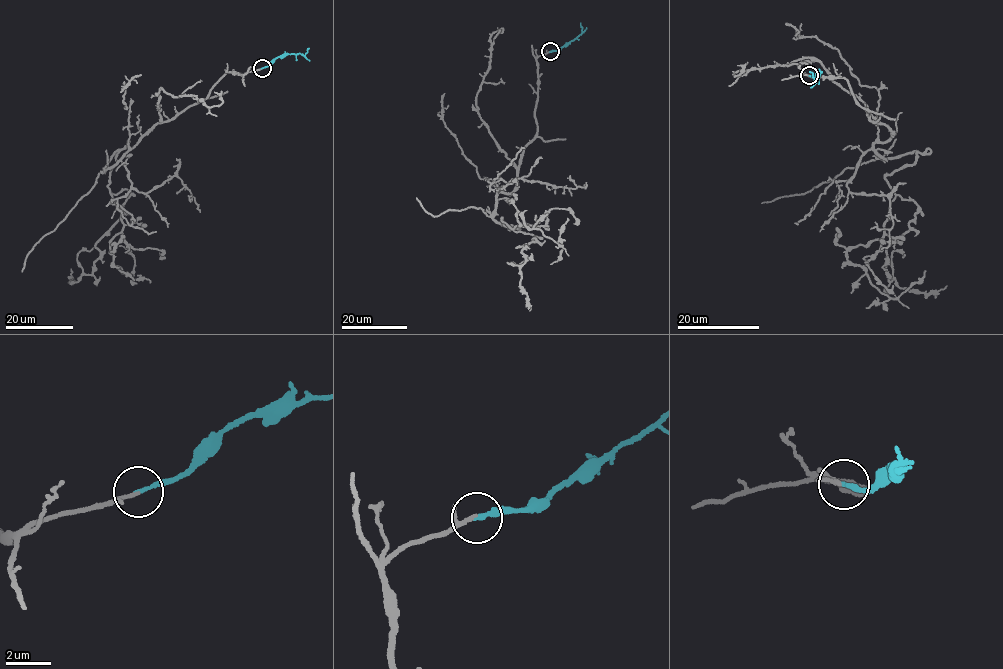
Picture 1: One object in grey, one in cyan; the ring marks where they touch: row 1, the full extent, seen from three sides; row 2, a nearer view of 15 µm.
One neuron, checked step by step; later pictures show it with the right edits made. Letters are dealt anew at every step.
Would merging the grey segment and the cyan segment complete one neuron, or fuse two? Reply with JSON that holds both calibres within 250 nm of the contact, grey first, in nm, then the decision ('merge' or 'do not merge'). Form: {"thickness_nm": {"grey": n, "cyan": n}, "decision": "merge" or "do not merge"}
{"thickness_nm": {"grey": 100, "cyan": 160}, "decision": "merge"}

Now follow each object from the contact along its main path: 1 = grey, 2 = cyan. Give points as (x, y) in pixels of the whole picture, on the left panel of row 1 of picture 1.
1: (262, 68), (228, 71), (105, 169), (114, 152), (124, 212), (93, 273), (70, 268)
2: (262, 68), (288, 54), (304, 55), (308, 47)

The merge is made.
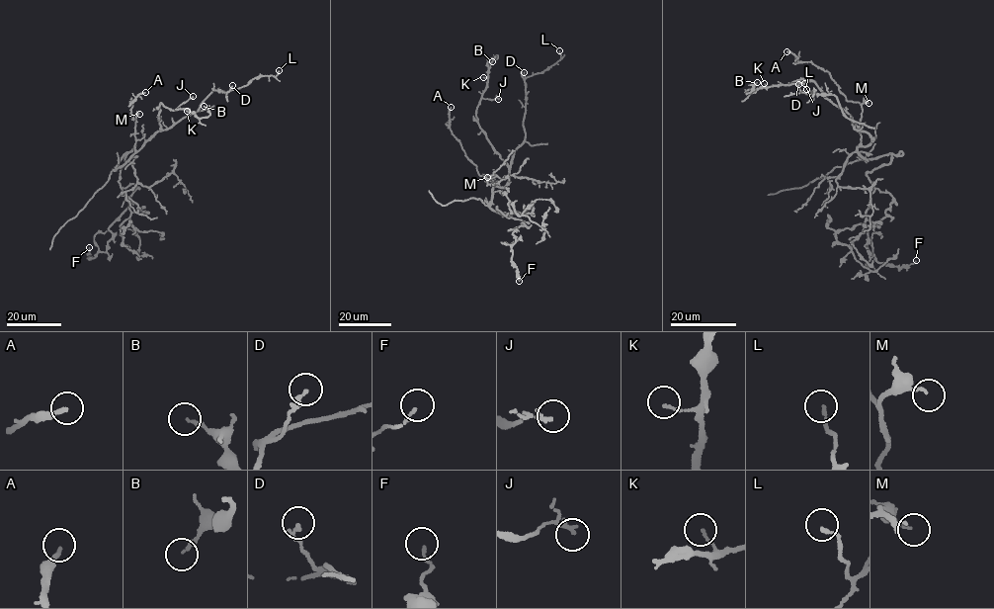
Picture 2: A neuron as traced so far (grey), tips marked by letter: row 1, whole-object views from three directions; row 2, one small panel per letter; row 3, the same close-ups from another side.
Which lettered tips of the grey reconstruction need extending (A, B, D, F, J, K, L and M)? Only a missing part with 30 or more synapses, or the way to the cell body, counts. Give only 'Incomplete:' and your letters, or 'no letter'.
Incomplete: A

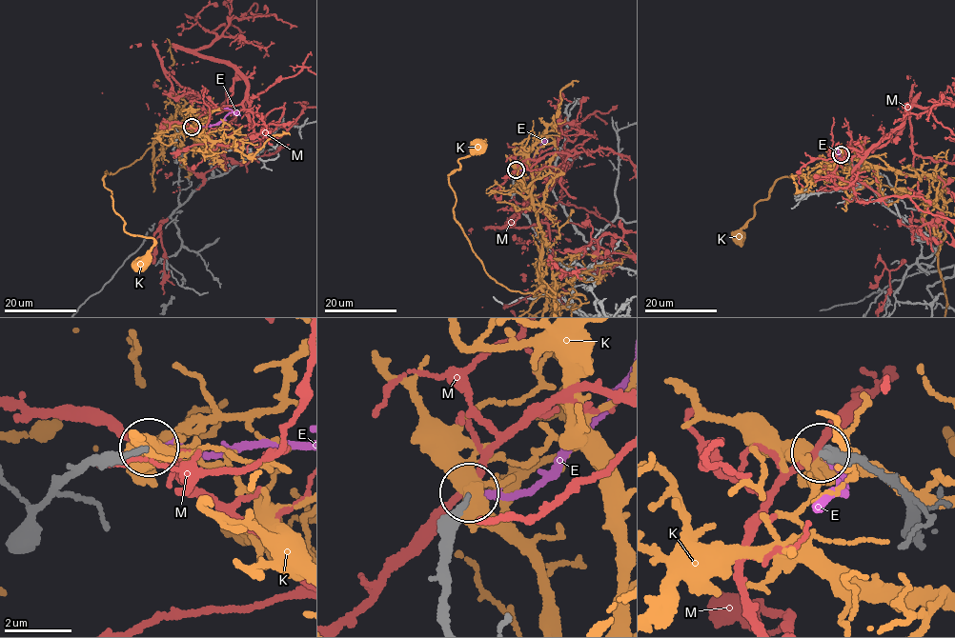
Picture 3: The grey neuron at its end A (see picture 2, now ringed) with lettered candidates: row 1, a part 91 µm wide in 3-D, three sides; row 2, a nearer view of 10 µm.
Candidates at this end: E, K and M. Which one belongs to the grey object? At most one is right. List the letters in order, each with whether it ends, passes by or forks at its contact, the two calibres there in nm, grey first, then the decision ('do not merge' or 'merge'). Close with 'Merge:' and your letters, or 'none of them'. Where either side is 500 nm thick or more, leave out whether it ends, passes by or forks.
E: it ends | 240/220 nm | do not merge
K: it forks | 360/440 nm | do not merge
M: it passes by | 280/240 nm | do not merge
Merge: none of them

